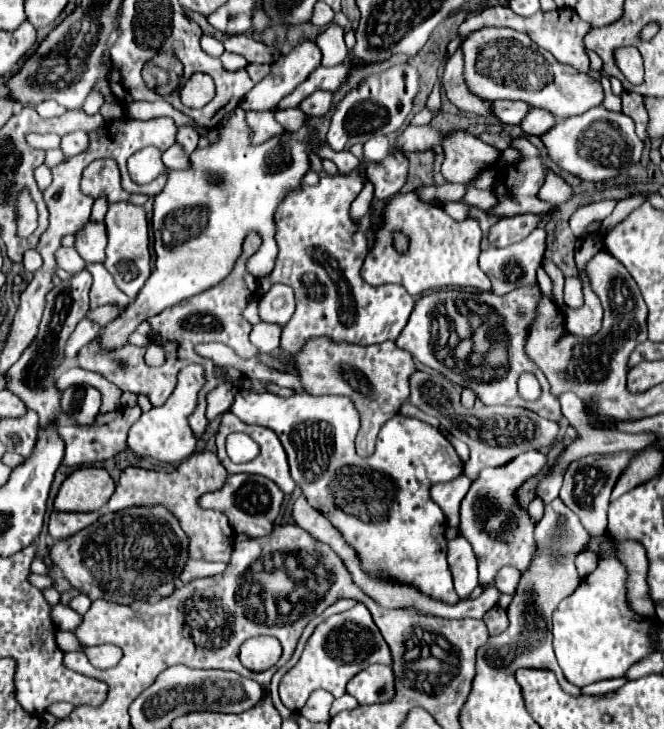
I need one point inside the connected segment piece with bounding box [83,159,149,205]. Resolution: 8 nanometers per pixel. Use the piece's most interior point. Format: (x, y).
(101, 177)

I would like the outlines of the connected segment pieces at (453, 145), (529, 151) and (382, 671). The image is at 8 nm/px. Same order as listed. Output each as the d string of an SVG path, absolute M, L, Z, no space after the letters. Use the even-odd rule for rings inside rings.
M455 129L445 137L443 149L445 161L441 173L449 183L467 183L481 171L493 167L501 157L497 147L483 143L461 129Z
M515 139L513 147L517 147L523 153L523 161L517 165L508 166L495 182L493 191L497 193L497 207L491 209L493 215L498 218L512 217L523 213L533 213L535 215L546 214L555 211L557 208L550 203L539 201L535 195L541 189L545 181L545 165L539 159L539 151L527 141L527 139Z
M369 665L369 669L363 669L353 677L347 685L347 693L353 695L359 705L373 705L373 703L385 703L393 699L395 687L393 687L393 671L389 665Z

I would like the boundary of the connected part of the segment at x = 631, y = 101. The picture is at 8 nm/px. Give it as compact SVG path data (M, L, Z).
M623 93L623 113L635 121L637 137L647 139L647 109L643 105L643 97L635 93Z

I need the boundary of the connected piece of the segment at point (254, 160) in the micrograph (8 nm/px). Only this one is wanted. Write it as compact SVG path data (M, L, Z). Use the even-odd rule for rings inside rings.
M241 107L227 113L217 131L219 139L215 143L191 153L191 169L187 171L167 169L161 161L161 153L153 147L137 151L127 161L129 175L137 183L167 175L167 185L159 195L155 195L153 249L157 259L153 273L145 281L135 301L127 305L119 317L101 327L97 335L101 349L115 351L125 347L139 323L219 285L233 271L235 261L241 255L243 241L251 231L261 235L263 243L249 259L248 271L256 278L265 277L273 271L277 257L275 211L281 201L301 185L301 179L311 167L307 143L299 141L291 131L285 131L283 135L275 135L261 145L251 145L251 129ZM209 173L219 175L221 183L207 183Z

